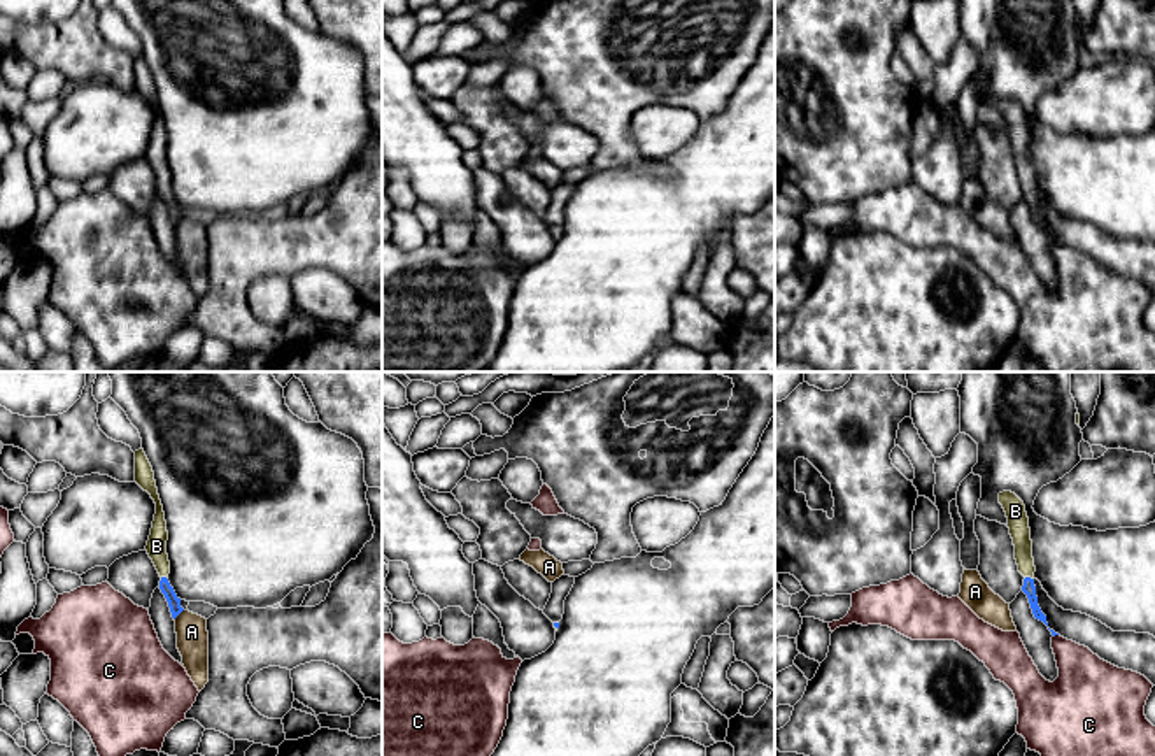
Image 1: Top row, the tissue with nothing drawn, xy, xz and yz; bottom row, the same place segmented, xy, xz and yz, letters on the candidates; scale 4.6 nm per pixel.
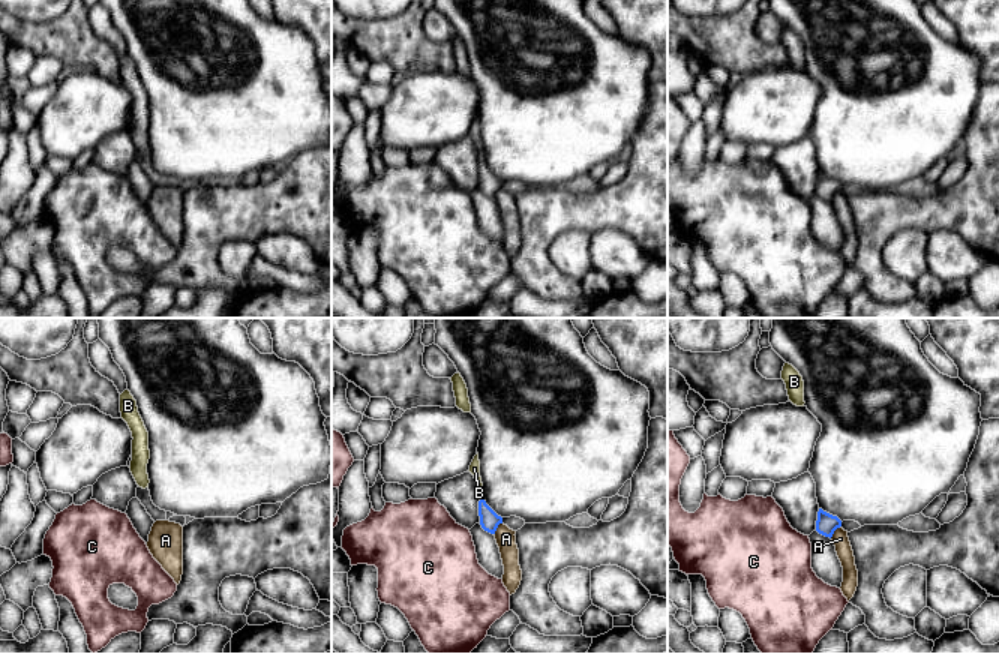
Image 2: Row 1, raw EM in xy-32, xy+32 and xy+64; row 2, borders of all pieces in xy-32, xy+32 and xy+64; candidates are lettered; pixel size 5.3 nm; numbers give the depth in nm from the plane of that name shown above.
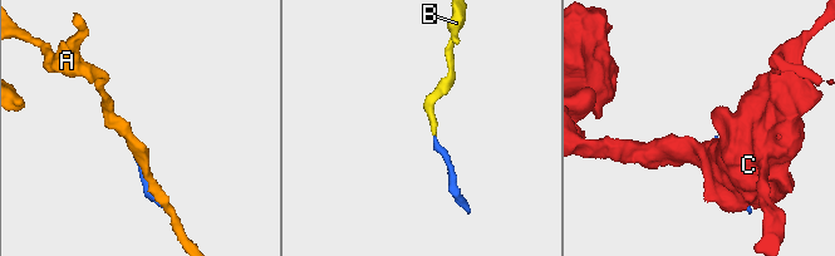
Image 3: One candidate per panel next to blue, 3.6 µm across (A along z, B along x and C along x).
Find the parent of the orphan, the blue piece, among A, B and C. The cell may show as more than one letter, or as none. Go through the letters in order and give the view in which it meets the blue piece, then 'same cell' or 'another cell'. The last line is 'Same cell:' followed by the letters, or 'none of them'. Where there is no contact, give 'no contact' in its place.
A: xy | another cell
B: yz | same cell
C: yz | another cell
Same cell: B

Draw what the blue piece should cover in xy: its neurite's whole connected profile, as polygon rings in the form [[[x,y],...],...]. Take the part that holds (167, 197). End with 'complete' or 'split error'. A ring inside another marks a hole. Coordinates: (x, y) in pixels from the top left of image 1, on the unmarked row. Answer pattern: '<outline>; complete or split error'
[[[142,54],[135,58],[135,89],[144,98],[147,98],[156,111],[156,121],[145,158],[161,184],[159,196],[168,209],[172,225],[175,226],[184,216],[181,214],[181,205],[175,202],[174,195],[167,186],[170,181],[170,168],[167,161],[167,147],[168,147],[167,128],[154,88],[154,79]]]; split error

